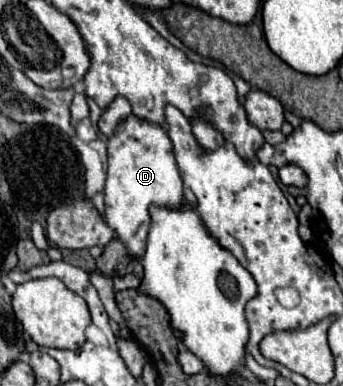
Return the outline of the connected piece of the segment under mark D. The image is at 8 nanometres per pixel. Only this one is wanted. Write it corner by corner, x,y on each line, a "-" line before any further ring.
129,114
123,118
115,134
107,140
107,180
105,180
105,218
107,224
117,232
129,254
141,256
145,248
145,238
147,238
147,228
149,228
149,204
159,204
159,206
169,206
175,208
185,200
183,194
183,180
179,174
179,168
175,164
173,156
173,146
167,136
167,130
163,126
157,126
145,118
139,118
135,114

